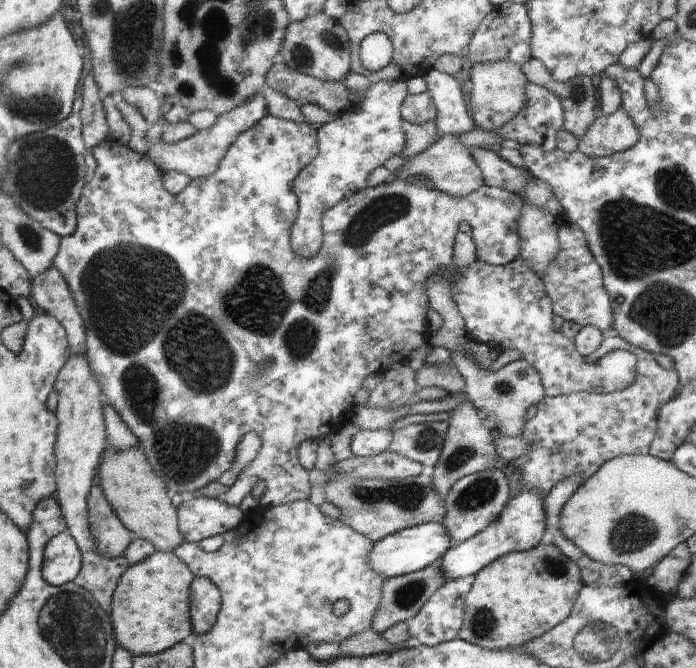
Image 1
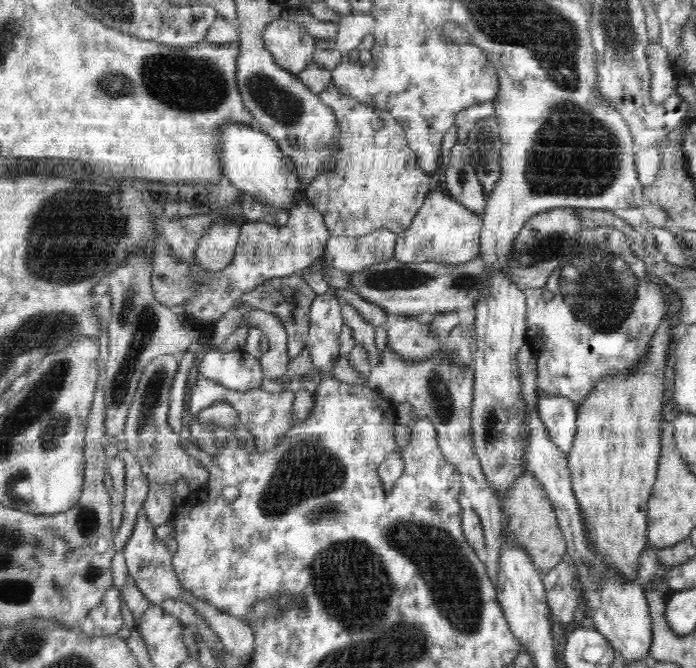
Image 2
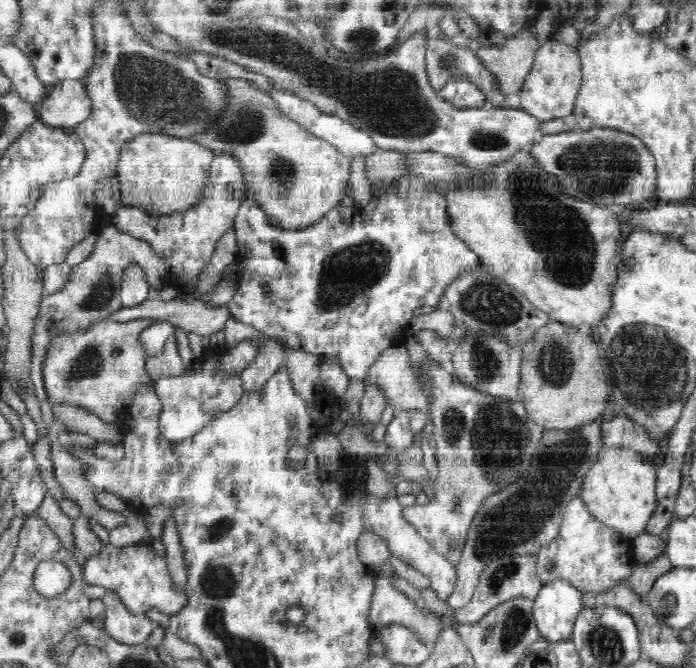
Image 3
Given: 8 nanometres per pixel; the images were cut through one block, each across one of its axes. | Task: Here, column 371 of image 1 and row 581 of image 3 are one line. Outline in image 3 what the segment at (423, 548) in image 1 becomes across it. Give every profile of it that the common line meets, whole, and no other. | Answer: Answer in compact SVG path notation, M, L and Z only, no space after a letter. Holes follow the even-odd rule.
M567 580L543 584L533 599L533 617L542 637L550 642L568 639L576 616L584 608L583 593Z

